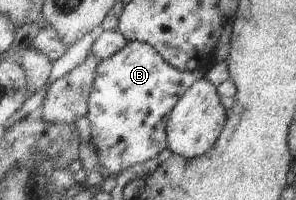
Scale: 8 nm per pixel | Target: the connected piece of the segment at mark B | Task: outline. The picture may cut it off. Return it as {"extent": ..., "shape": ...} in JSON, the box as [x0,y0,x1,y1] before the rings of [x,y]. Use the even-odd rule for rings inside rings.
{"extent":[87,41,205,175],"shape":[[[129,41],[118,53],[99,60],[97,76],[89,99],[87,118],[91,122],[90,143],[98,156],[99,170],[116,175],[132,165],[150,161],[169,147],[167,126],[180,98],[205,75],[200,71],[183,72],[169,64],[149,43]]]}

